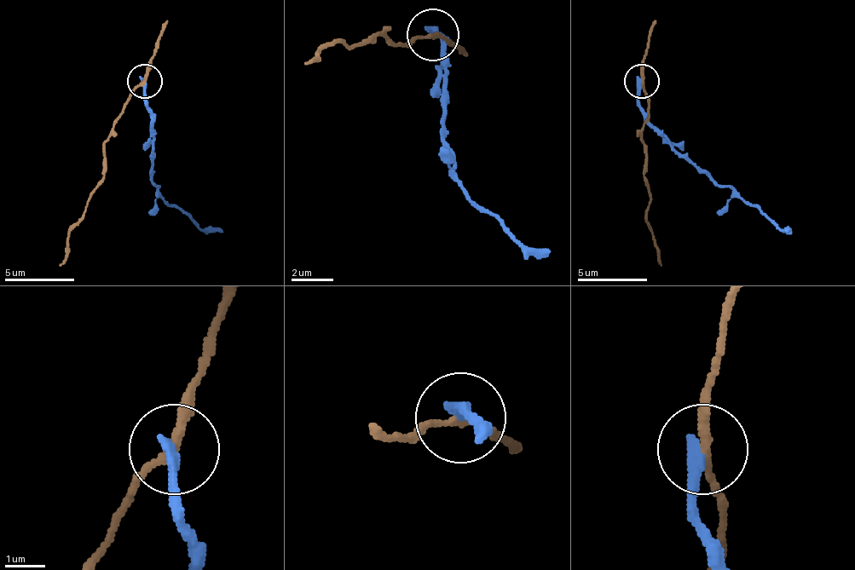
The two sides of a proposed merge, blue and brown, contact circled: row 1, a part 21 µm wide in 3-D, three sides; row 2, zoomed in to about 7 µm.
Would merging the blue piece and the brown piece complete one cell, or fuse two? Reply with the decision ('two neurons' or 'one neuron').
two neurons

